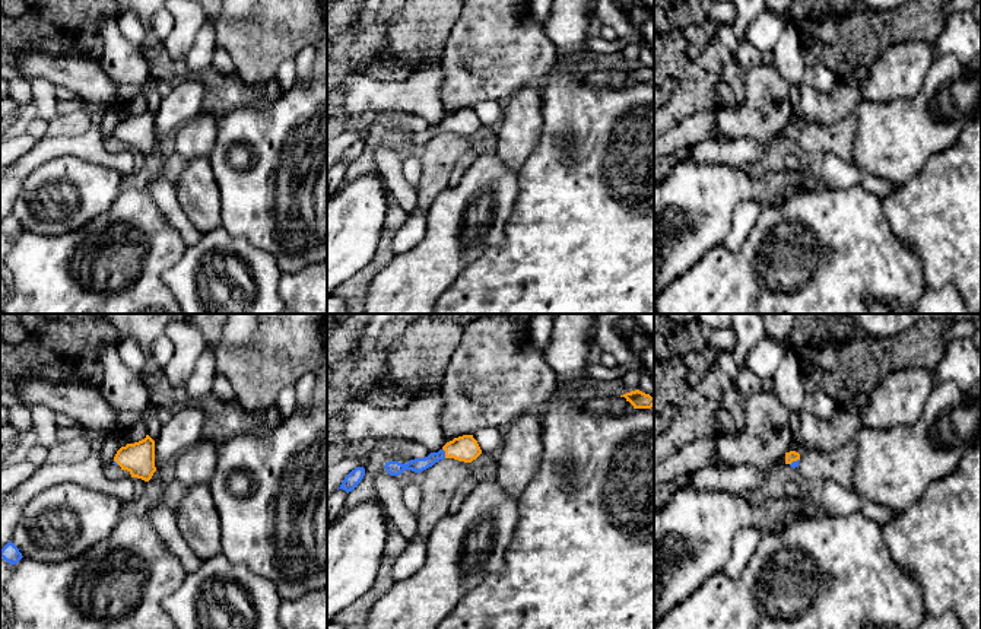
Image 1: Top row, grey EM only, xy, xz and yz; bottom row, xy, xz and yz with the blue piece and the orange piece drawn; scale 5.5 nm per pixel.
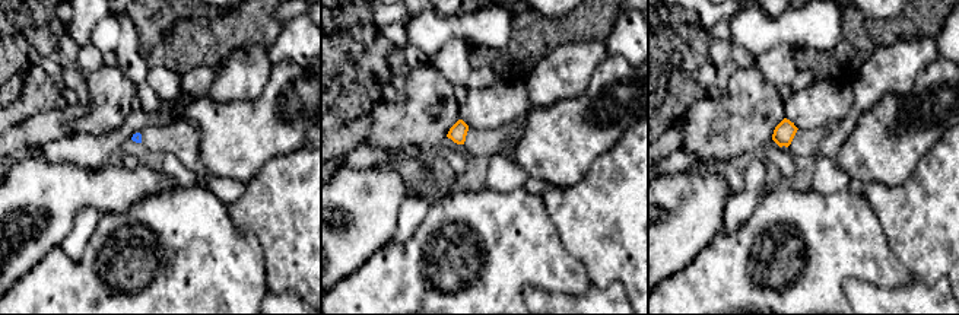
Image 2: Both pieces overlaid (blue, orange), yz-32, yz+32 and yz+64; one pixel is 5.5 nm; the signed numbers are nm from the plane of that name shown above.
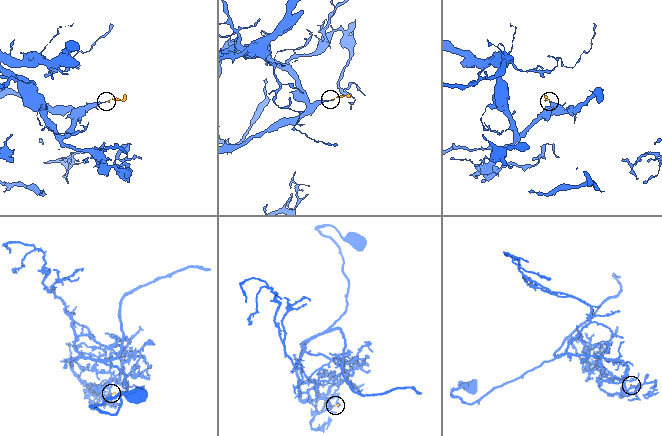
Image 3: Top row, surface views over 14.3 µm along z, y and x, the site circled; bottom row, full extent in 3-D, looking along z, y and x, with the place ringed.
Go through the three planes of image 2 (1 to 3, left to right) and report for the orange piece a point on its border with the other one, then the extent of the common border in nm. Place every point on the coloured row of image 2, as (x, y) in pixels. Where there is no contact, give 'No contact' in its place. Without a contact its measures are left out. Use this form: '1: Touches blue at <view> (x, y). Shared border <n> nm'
1: No contact
2: No contact
3: No contact

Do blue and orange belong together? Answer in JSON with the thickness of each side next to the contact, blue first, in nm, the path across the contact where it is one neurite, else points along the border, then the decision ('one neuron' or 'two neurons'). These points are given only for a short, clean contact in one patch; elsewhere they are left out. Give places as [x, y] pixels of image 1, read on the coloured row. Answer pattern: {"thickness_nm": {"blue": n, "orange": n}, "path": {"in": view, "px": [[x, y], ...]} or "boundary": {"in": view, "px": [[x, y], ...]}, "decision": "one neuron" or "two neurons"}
{"thickness_nm": {"blue": 80, "orange": 140}, "path": {"in": "xz", "px": [[418, 464], [426, 463], [444, 453], [464, 448]]}, "decision": "one neuron"}

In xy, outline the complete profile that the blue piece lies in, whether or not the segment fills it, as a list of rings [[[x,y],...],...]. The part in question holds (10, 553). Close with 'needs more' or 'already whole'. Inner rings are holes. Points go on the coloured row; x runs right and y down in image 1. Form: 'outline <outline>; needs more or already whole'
outline [[[9,541],[1,550],[0,550],[0,556],[9,562],[10,565],[15,565],[18,563],[23,556],[22,553],[19,552],[19,549],[12,543]]]; already whole

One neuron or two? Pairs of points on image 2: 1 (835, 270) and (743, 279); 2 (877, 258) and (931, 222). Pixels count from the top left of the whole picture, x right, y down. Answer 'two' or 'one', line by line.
1: one
2: two

